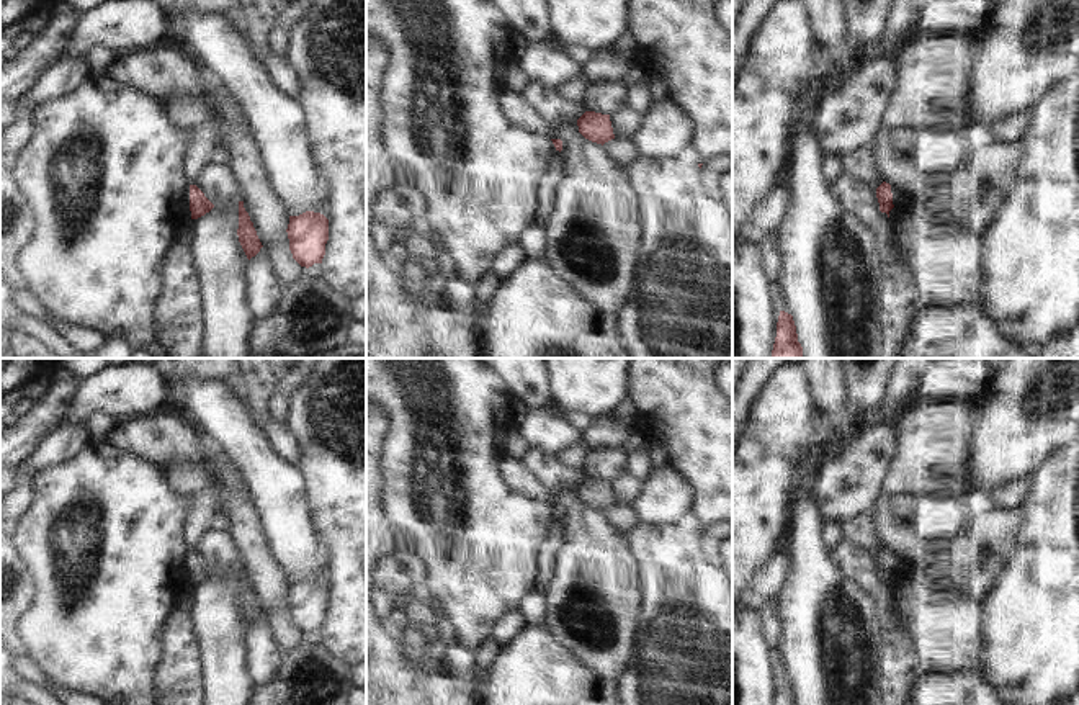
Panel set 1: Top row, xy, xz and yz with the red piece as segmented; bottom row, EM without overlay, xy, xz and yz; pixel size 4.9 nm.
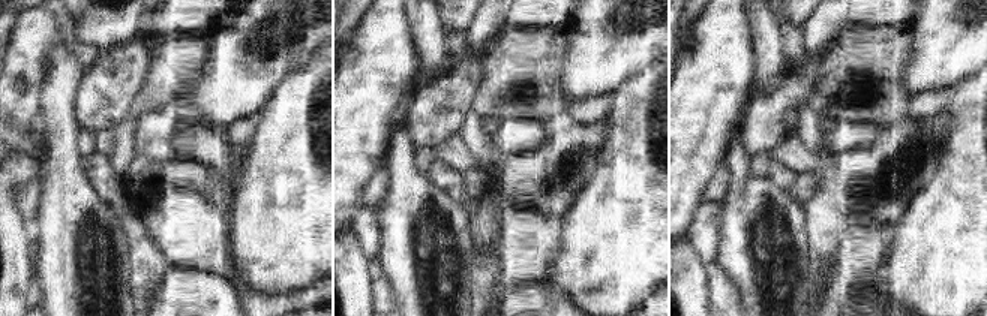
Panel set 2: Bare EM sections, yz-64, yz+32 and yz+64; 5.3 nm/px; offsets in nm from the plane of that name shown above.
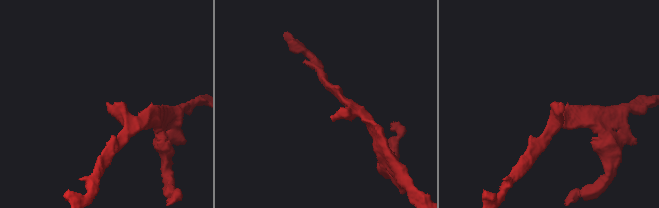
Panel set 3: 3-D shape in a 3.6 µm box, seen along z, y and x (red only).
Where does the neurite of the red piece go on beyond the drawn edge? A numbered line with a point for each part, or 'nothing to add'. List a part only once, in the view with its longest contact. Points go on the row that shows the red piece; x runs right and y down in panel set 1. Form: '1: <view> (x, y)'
nothing to add

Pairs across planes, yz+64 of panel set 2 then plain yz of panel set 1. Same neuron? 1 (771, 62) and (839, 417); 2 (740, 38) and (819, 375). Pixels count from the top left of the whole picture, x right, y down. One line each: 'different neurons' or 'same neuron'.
1: same neuron
2: different neurons

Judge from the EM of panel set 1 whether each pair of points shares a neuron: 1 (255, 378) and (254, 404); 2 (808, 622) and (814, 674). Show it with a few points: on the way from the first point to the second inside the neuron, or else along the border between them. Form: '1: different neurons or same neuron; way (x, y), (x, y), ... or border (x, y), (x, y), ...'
1: same neuron; way (255, 385), (255, 398)
2: same neuron; way (813, 635), (814, 661)

